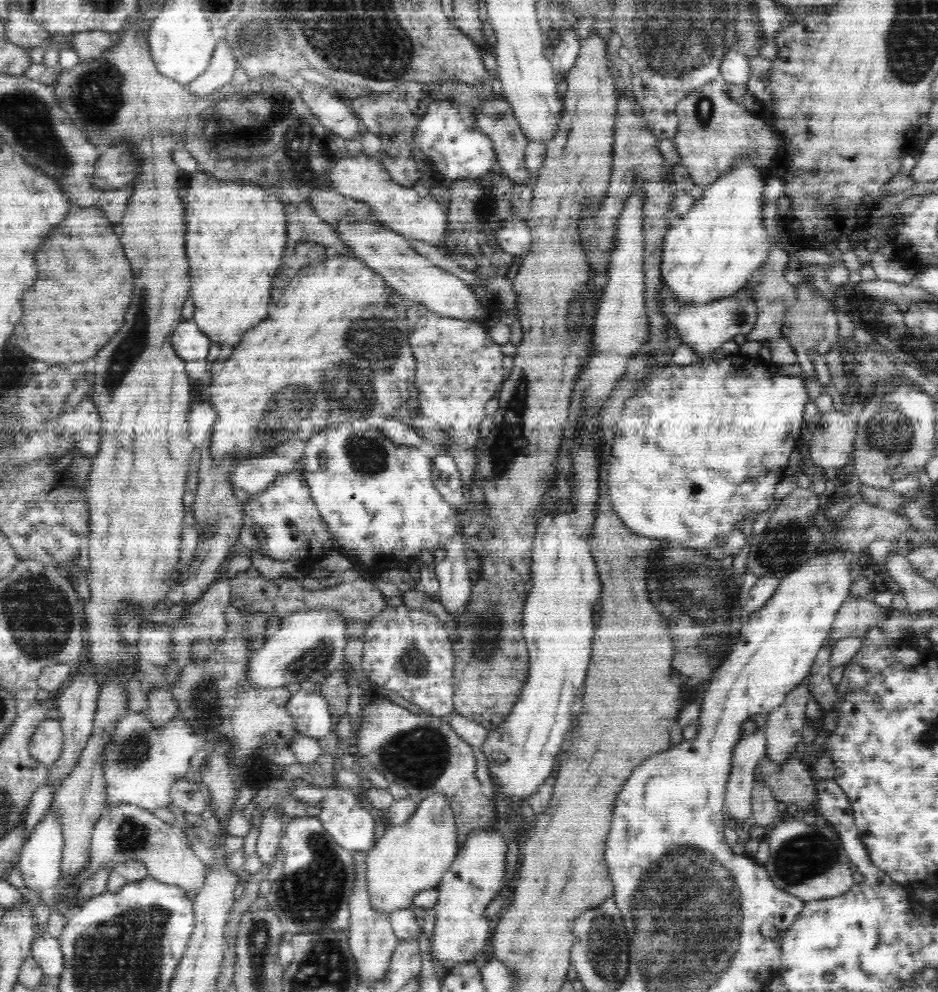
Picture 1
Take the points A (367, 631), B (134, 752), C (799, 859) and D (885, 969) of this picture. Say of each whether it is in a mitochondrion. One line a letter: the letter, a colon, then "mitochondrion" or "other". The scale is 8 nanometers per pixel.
A: other
B: mitochondrion
C: mitochondrion
D: other

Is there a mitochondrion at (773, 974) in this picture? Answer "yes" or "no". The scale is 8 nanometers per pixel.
no

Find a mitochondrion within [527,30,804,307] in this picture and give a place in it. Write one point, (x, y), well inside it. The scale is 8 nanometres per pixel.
(704, 111)

